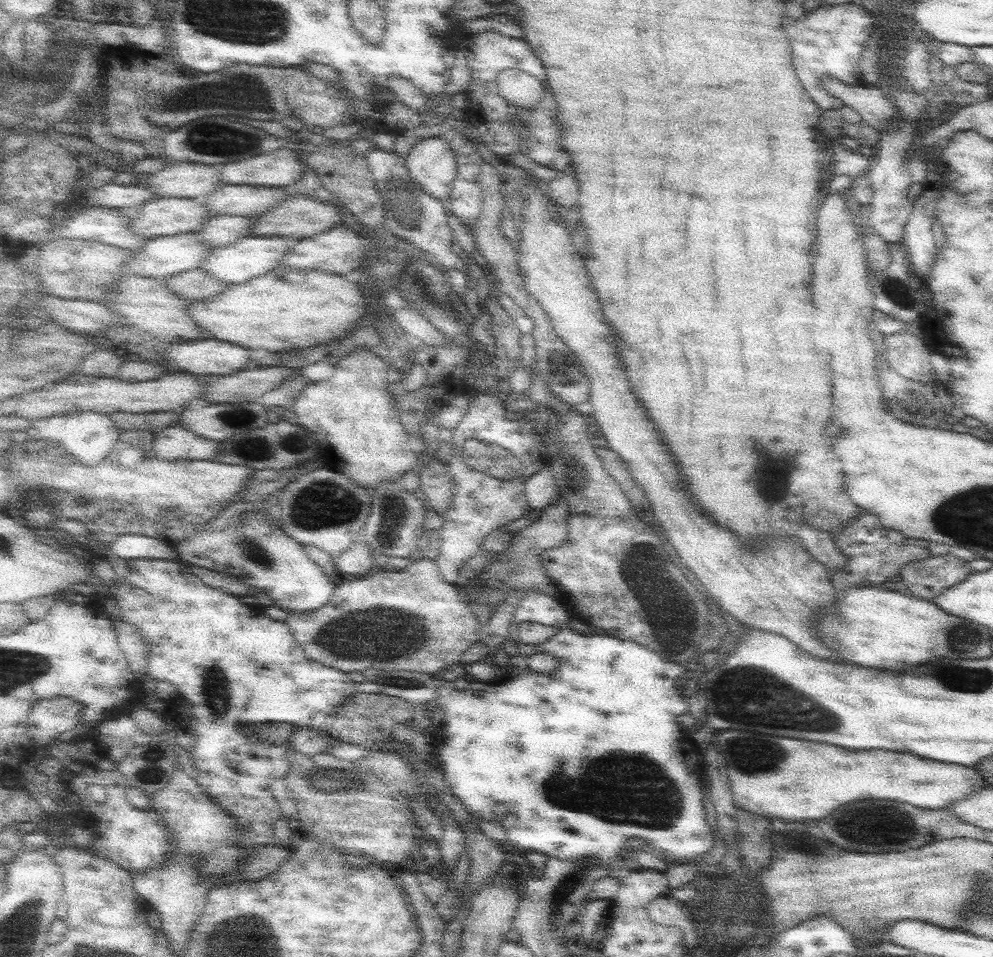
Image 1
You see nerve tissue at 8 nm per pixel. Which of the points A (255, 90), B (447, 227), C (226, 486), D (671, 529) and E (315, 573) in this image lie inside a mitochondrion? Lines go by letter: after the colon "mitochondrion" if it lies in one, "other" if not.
A: mitochondrion
B: other
C: other
D: other
E: other

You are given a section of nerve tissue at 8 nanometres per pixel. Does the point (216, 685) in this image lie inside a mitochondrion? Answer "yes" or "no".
yes

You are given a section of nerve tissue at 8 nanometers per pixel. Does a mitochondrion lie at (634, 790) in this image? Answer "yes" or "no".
yes

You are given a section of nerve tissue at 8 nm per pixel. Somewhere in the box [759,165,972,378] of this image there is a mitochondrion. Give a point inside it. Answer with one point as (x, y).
(897, 292)

